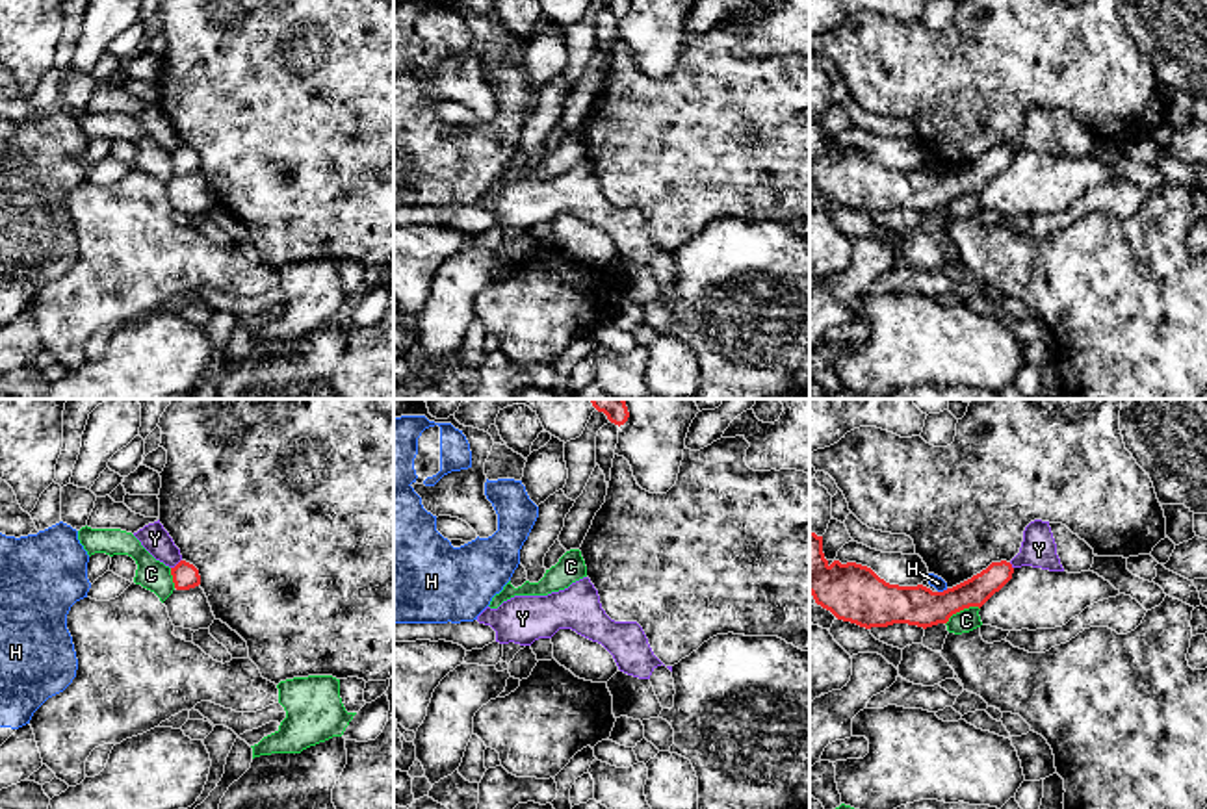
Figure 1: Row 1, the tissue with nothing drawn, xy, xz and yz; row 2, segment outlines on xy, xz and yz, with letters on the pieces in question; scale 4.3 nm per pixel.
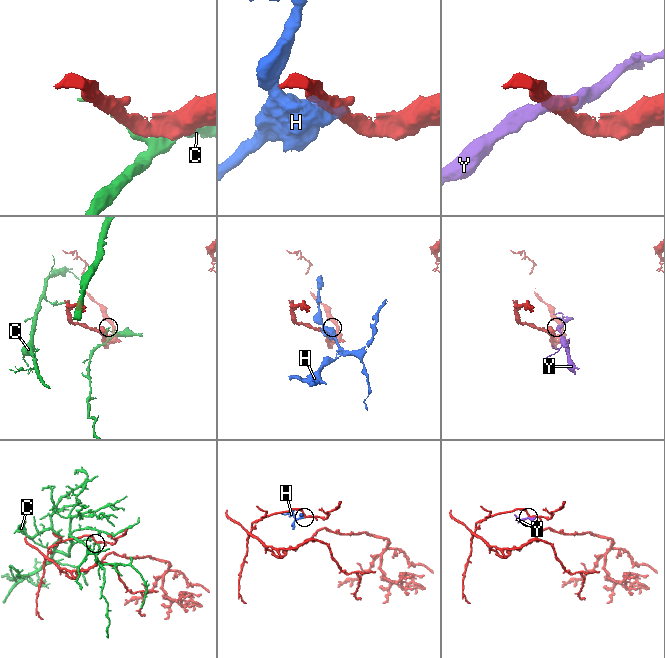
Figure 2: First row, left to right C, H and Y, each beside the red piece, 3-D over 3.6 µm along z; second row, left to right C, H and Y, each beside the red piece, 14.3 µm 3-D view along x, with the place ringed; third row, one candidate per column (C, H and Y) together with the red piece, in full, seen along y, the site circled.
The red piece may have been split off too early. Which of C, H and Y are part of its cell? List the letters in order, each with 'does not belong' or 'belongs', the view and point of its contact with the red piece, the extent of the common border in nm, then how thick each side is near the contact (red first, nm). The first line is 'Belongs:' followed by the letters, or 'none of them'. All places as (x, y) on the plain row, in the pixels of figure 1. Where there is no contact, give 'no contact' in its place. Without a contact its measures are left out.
Belongs: none of them
C: does not belong; contact yz (960, 193); length 170 nm; calibres 180 and 100 nm
H: does not belong; contact yz (944, 175); length 50 nm; calibres 180 and 60 nm
Y: does not belong; contact xy (177, 149); length 60 nm; calibres 110 and 120 nm

